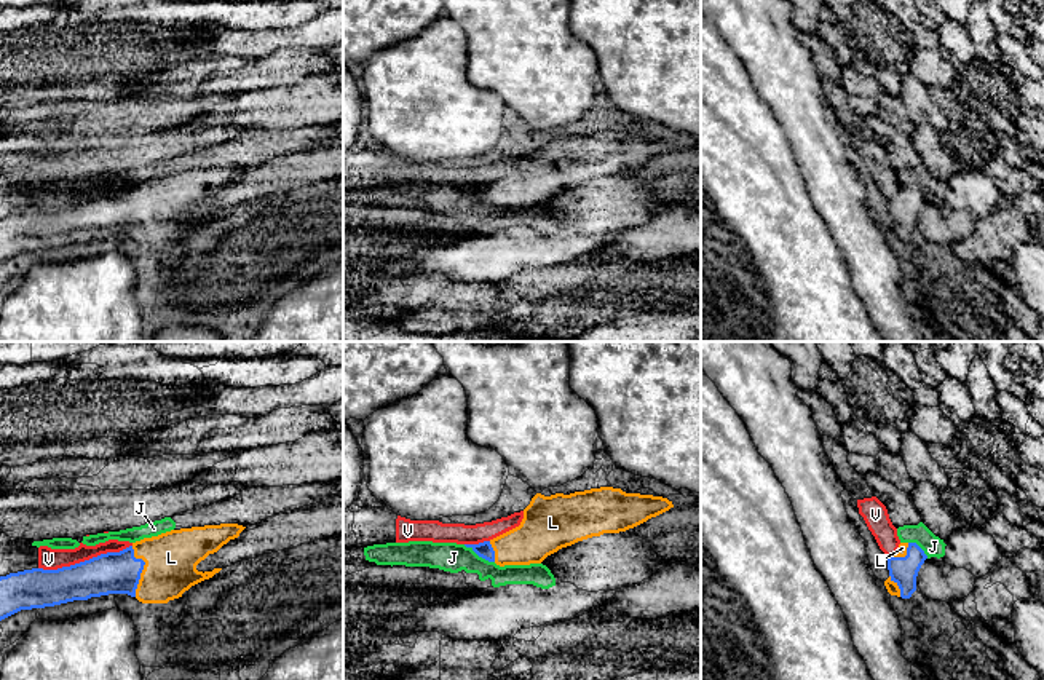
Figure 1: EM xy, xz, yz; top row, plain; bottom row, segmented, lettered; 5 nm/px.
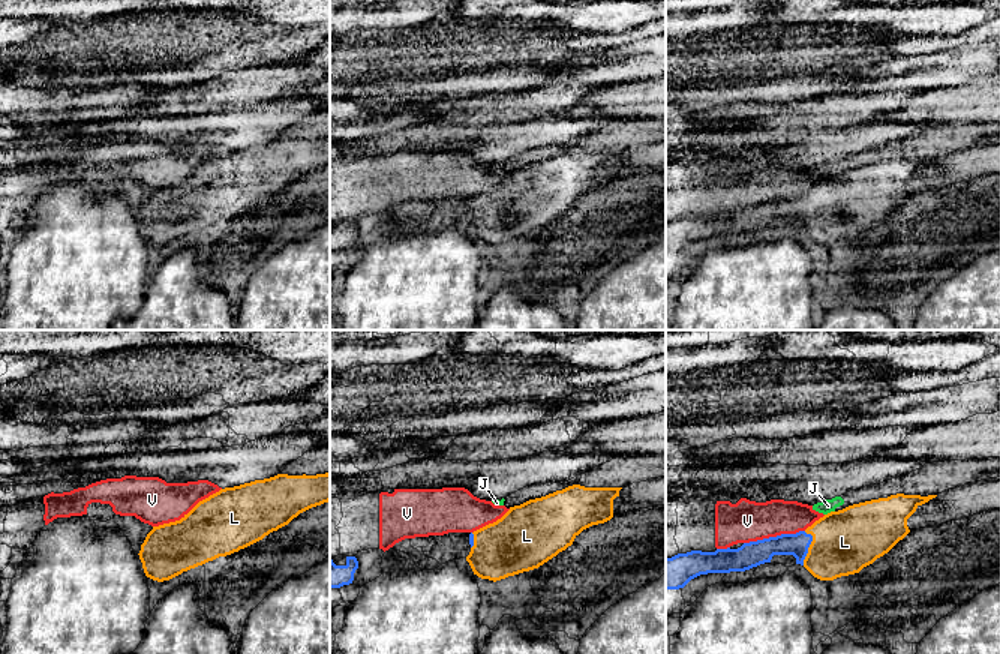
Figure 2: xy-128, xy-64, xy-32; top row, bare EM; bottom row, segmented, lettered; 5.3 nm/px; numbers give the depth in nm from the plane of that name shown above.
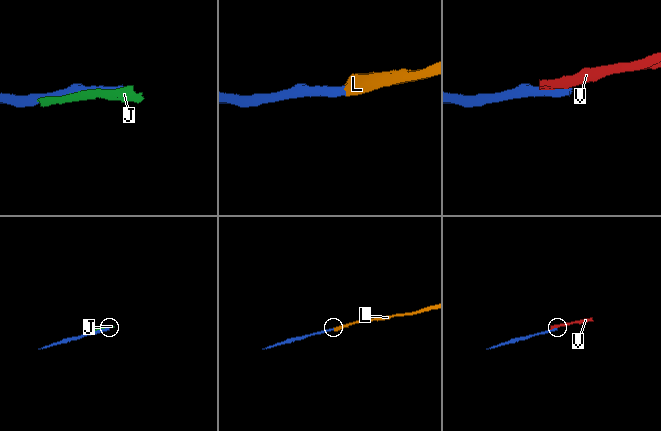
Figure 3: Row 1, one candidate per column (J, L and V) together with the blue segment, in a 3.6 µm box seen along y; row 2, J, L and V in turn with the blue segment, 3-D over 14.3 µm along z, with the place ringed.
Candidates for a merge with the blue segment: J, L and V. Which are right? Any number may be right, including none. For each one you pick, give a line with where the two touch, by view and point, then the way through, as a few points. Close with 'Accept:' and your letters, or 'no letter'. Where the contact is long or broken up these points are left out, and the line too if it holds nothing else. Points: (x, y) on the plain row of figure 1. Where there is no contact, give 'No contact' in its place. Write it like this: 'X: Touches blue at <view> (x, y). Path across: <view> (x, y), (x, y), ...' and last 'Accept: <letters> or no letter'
L: Touches blue at xy (142, 211). Path across: xy (114, 214), (142, 211), (160, 211), (171, 200)
Accept: L

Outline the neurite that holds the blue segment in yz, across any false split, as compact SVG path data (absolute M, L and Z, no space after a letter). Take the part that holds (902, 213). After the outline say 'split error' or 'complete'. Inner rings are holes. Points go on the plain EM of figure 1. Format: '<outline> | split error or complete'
M900 185L888 201L889 220L884 228L891 238L910 241L916 233L916 219L927 198L916 185Z | split error

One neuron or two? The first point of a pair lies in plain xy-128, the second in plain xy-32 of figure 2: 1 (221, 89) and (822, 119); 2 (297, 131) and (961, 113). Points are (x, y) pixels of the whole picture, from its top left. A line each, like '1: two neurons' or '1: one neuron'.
1: one neuron
2: two neurons

